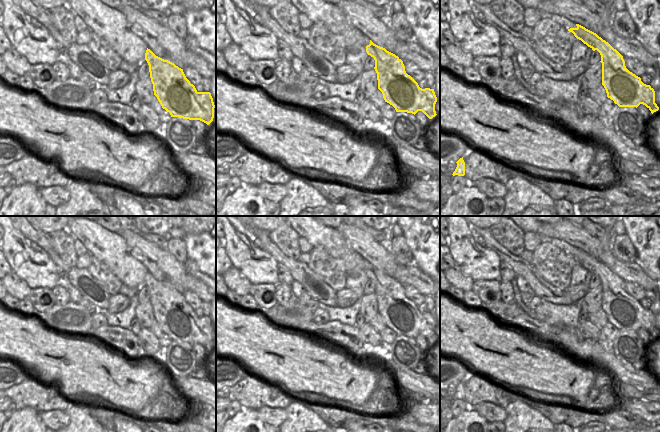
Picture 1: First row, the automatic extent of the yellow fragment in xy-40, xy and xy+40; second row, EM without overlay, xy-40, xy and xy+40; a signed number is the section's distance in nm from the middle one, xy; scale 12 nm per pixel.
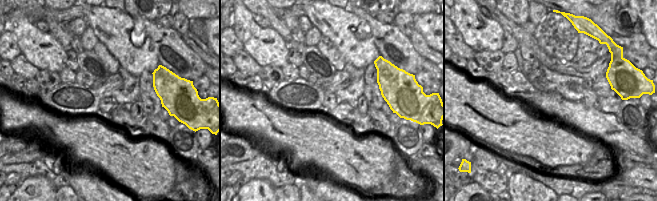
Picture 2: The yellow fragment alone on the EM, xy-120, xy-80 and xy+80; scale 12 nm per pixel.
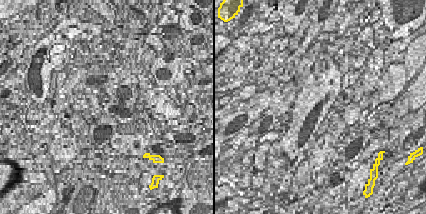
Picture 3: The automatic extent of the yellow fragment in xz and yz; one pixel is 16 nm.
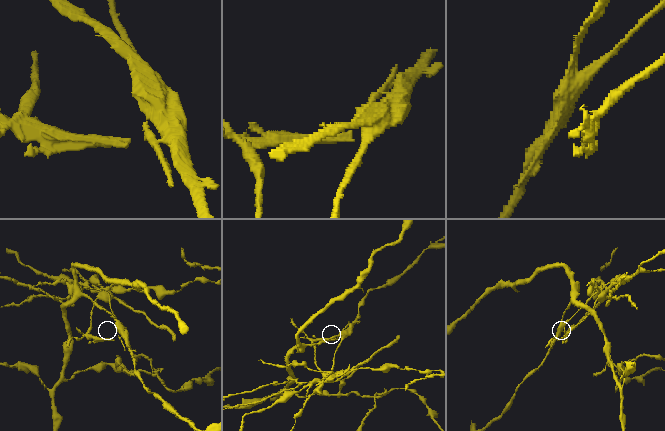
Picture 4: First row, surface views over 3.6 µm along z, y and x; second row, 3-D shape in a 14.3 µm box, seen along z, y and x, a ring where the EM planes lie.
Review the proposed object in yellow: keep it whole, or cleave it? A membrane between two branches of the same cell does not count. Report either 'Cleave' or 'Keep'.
Cleave.

